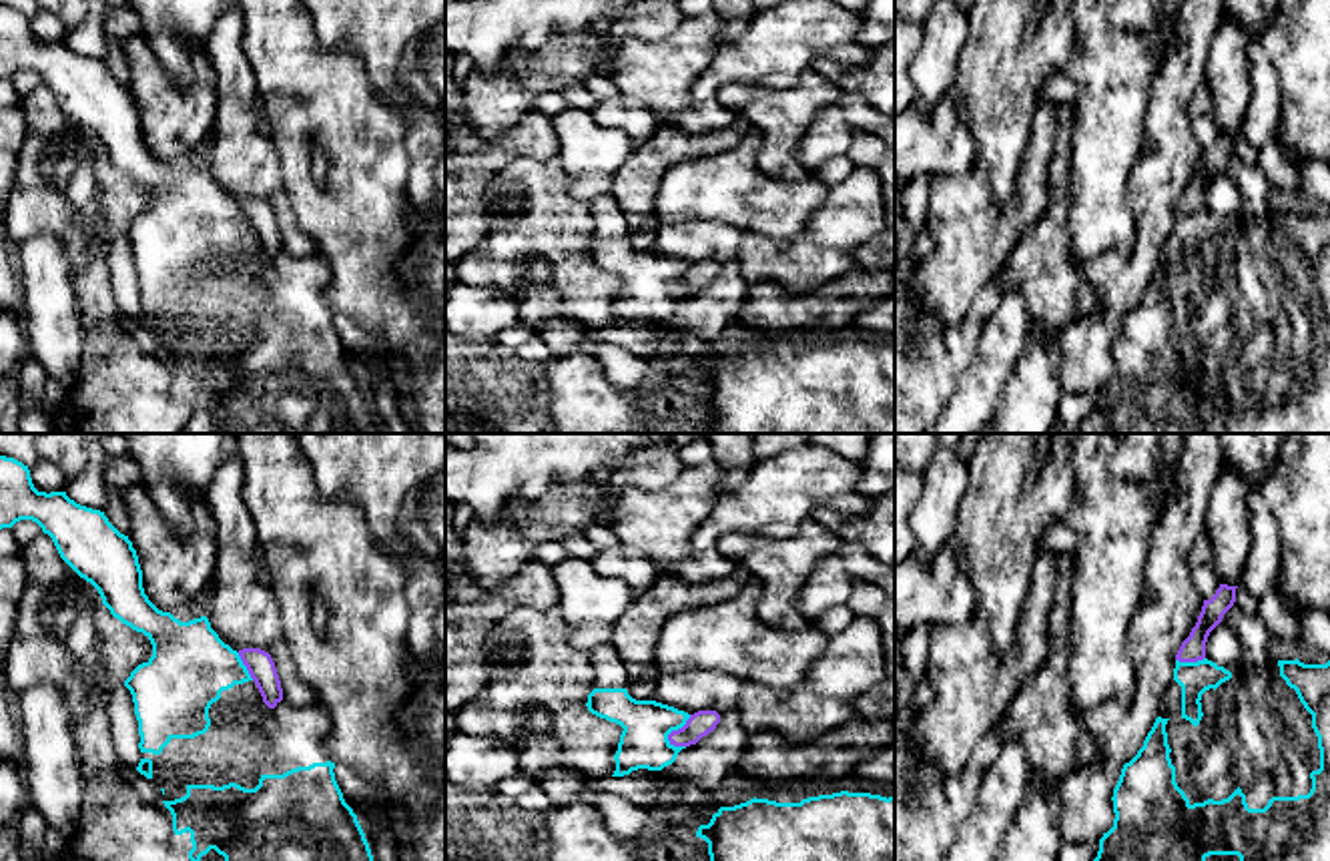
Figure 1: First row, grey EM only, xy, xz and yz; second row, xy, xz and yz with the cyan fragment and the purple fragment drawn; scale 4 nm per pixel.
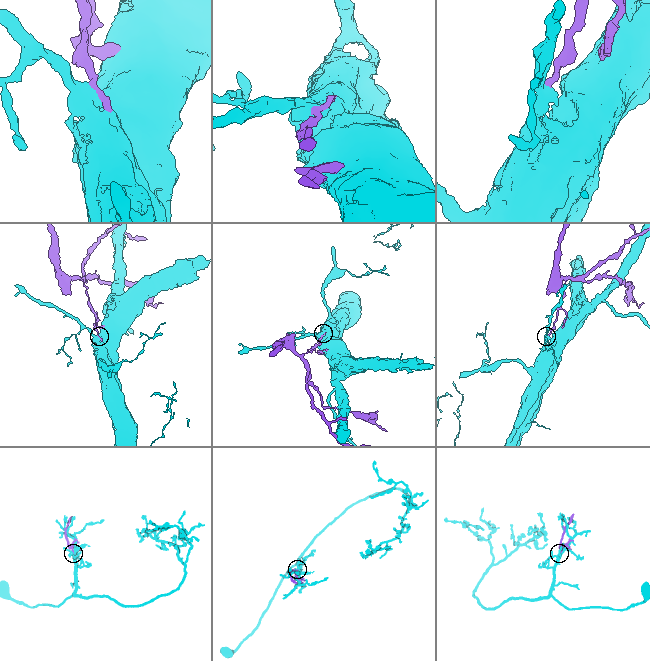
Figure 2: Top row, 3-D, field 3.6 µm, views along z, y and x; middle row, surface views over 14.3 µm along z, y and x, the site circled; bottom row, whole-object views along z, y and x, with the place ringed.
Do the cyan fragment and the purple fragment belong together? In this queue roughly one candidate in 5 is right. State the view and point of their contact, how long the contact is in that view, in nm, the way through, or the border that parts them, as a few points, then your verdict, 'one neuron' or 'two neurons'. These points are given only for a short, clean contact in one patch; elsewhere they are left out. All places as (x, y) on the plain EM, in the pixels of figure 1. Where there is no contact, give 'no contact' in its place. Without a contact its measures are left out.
contact xz (675, 279); length 150 nm; border xz (691, 265), (669, 285), (671, 296); two neurons

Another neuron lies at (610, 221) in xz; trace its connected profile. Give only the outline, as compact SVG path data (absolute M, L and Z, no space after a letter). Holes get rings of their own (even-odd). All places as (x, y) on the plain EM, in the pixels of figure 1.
M606 193L590 201L590 211L594 219L596 239L626 239L630 233L630 223L618 201Z

